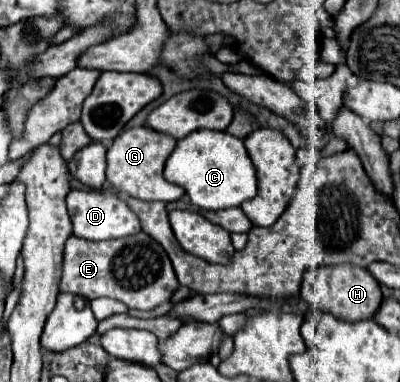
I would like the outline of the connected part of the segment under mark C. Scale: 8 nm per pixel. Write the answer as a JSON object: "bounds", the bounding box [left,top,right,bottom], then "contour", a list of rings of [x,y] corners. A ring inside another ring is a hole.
{"bounds":[164,129,256,209],"contour":[[[198,129],[192,131],[188,137],[180,139],[176,143],[176,149],[166,161],[164,167],[164,179],[170,183],[176,183],[186,189],[192,205],[200,209],[228,209],[228,207],[238,207],[242,201],[252,199],[256,195],[256,169],[248,157],[248,151],[242,143],[242,139],[226,133],[226,131],[208,131],[208,129]]]}

